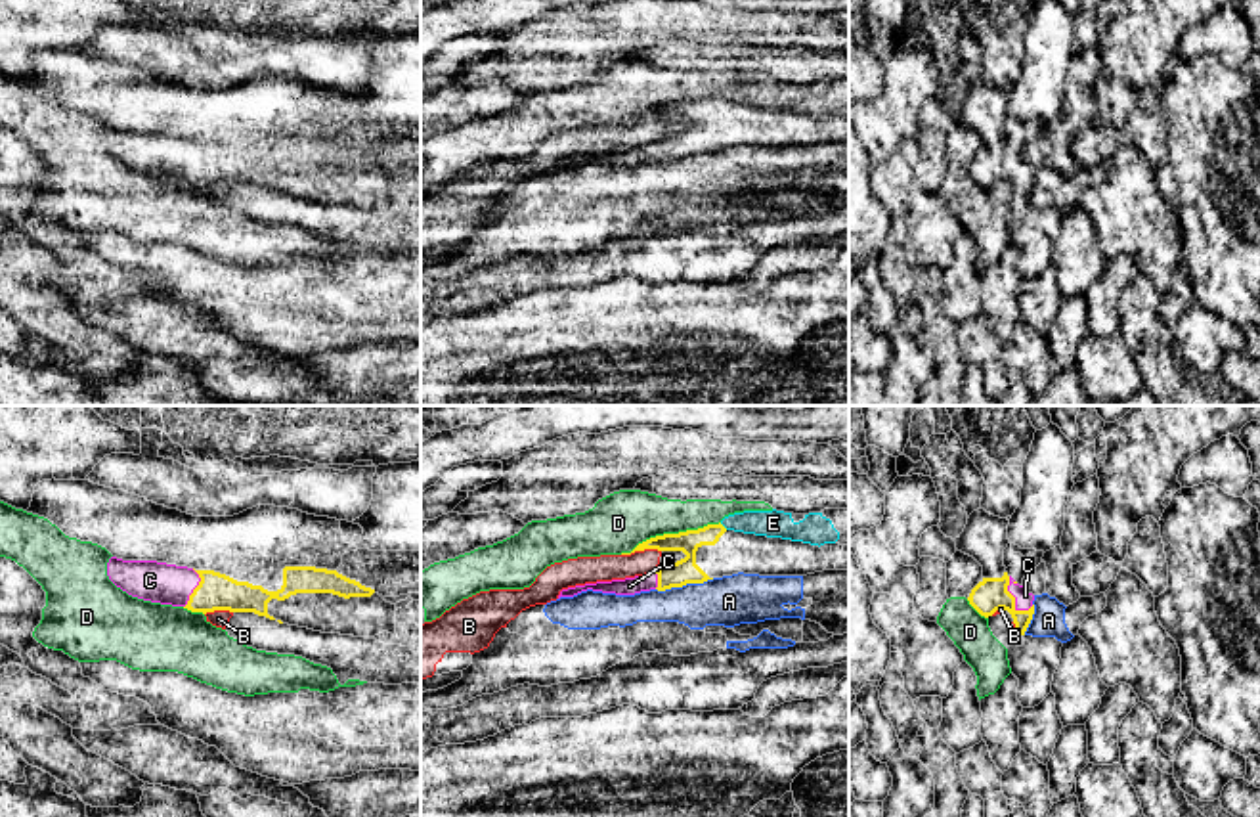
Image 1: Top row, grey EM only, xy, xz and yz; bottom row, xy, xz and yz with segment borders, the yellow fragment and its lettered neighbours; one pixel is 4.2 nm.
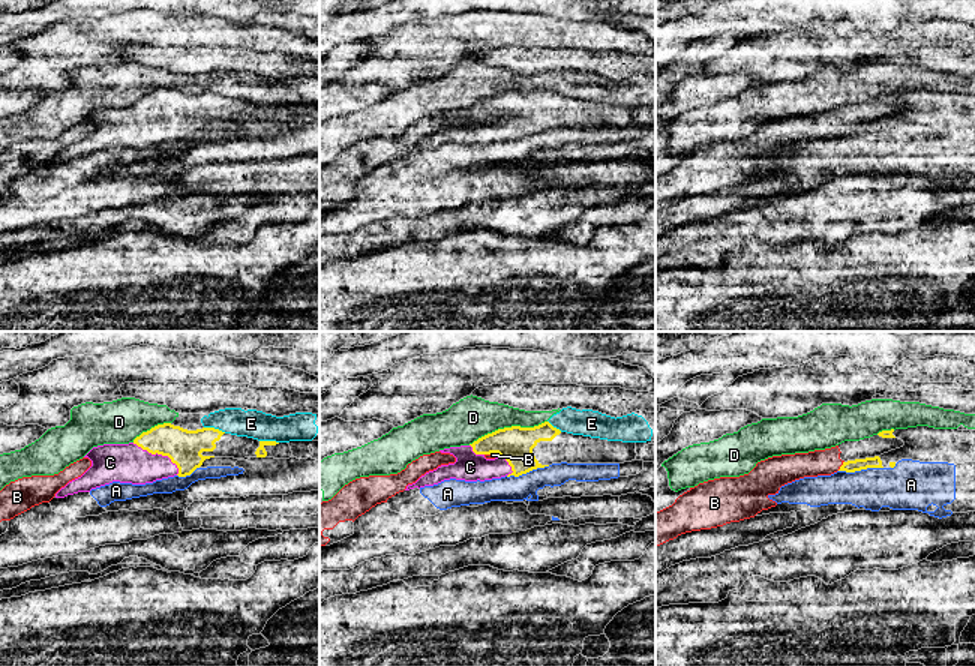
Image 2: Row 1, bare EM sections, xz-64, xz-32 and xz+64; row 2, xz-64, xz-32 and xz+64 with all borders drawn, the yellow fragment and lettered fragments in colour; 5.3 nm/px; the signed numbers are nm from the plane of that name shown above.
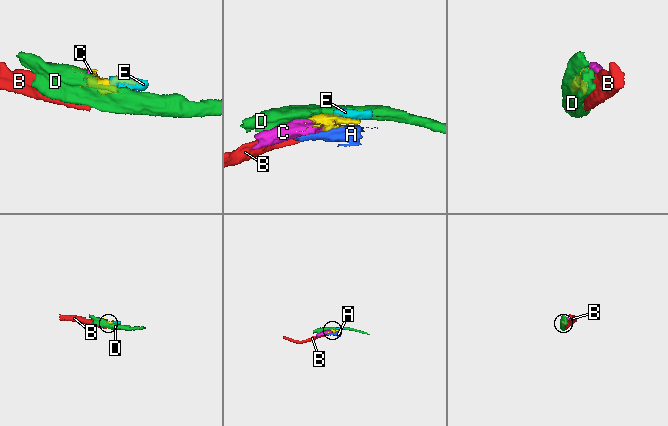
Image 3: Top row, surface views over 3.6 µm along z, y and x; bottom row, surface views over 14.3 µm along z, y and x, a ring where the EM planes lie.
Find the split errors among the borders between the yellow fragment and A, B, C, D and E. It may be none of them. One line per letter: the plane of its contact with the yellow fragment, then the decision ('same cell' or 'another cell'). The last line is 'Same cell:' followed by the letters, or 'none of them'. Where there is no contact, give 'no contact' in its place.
A: contact in xz; another cell
B: contact in xz; another cell
C: contact in yz; same cell
D: contact in xz; another cell
E: contact in xz; another cell
Same cell: C

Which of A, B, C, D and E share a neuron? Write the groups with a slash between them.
A / B / C / D E

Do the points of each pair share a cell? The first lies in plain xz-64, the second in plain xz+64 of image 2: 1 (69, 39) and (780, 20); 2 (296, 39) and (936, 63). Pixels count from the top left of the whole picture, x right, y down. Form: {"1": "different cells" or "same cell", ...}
{"1": "different cells", "2": "different cells"}

